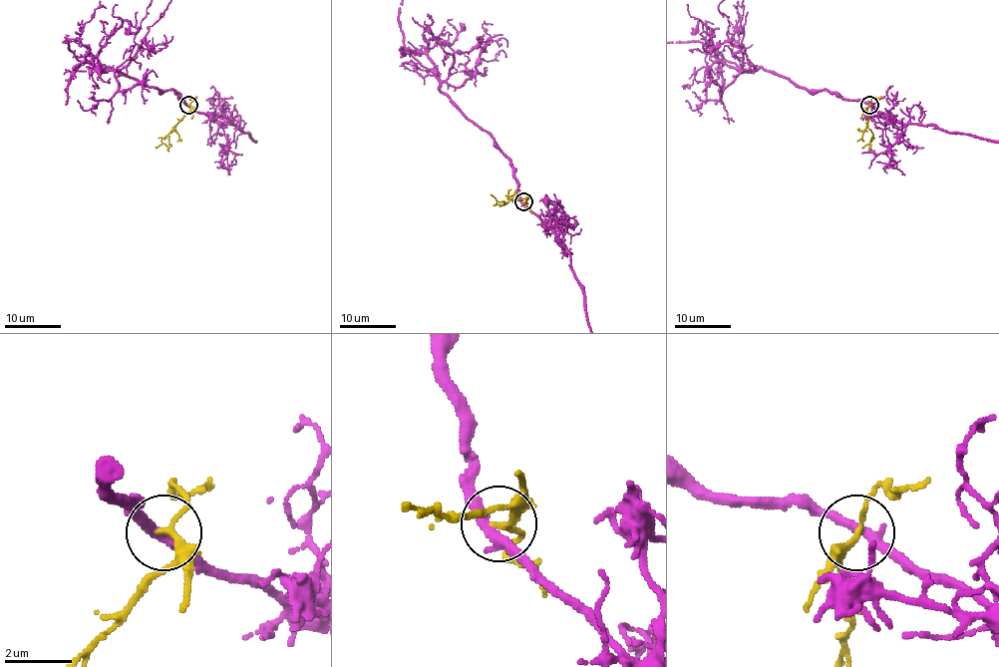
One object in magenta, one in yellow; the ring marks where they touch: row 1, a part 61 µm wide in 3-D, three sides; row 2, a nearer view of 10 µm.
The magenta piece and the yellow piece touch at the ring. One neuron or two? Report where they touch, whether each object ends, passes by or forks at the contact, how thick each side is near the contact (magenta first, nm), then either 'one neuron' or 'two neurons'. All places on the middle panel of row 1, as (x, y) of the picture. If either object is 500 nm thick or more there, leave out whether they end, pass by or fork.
at (523, 201); magenta passes by; yellow passes by; 320 nm thick on the magenta side, 180 nm on the other; two neurons

